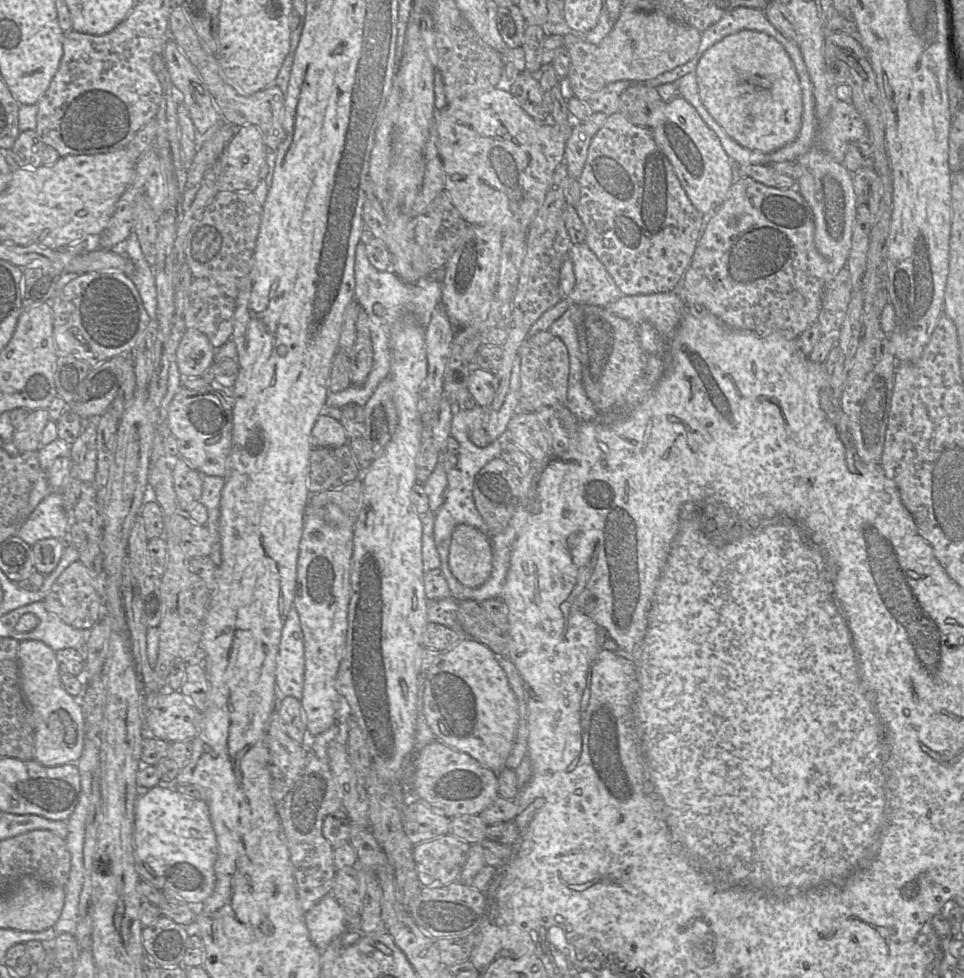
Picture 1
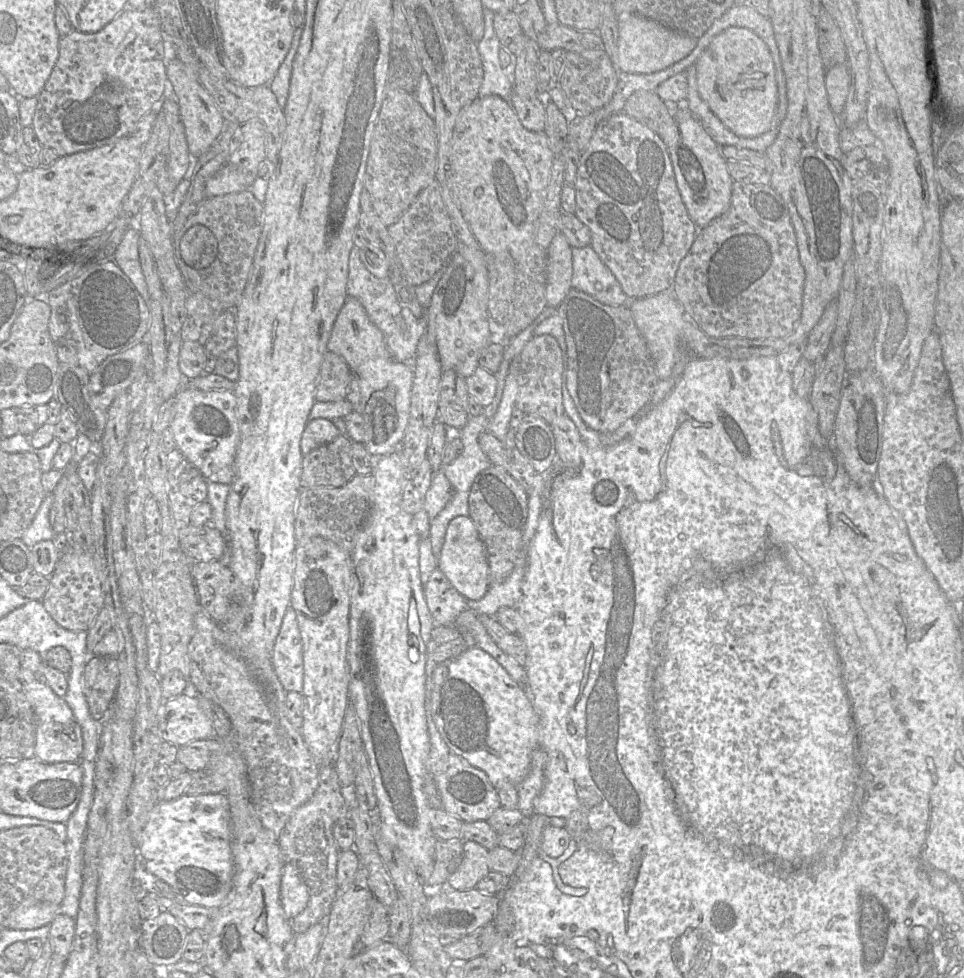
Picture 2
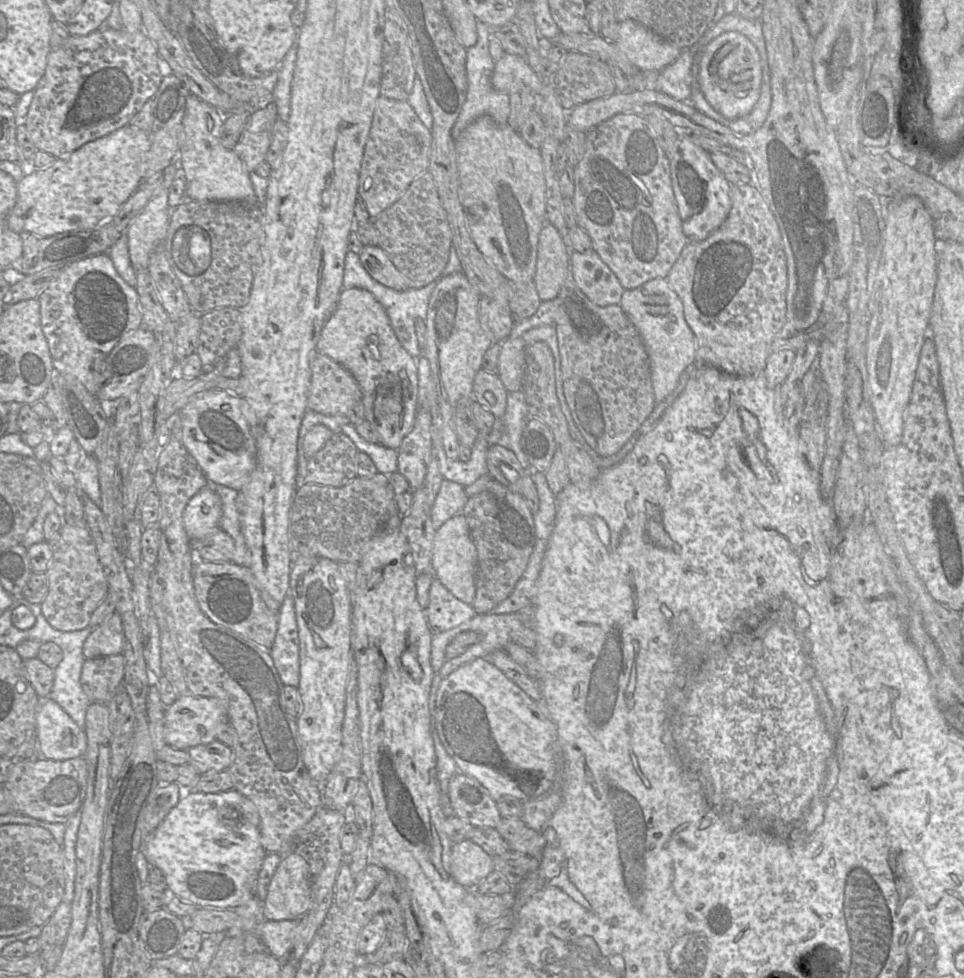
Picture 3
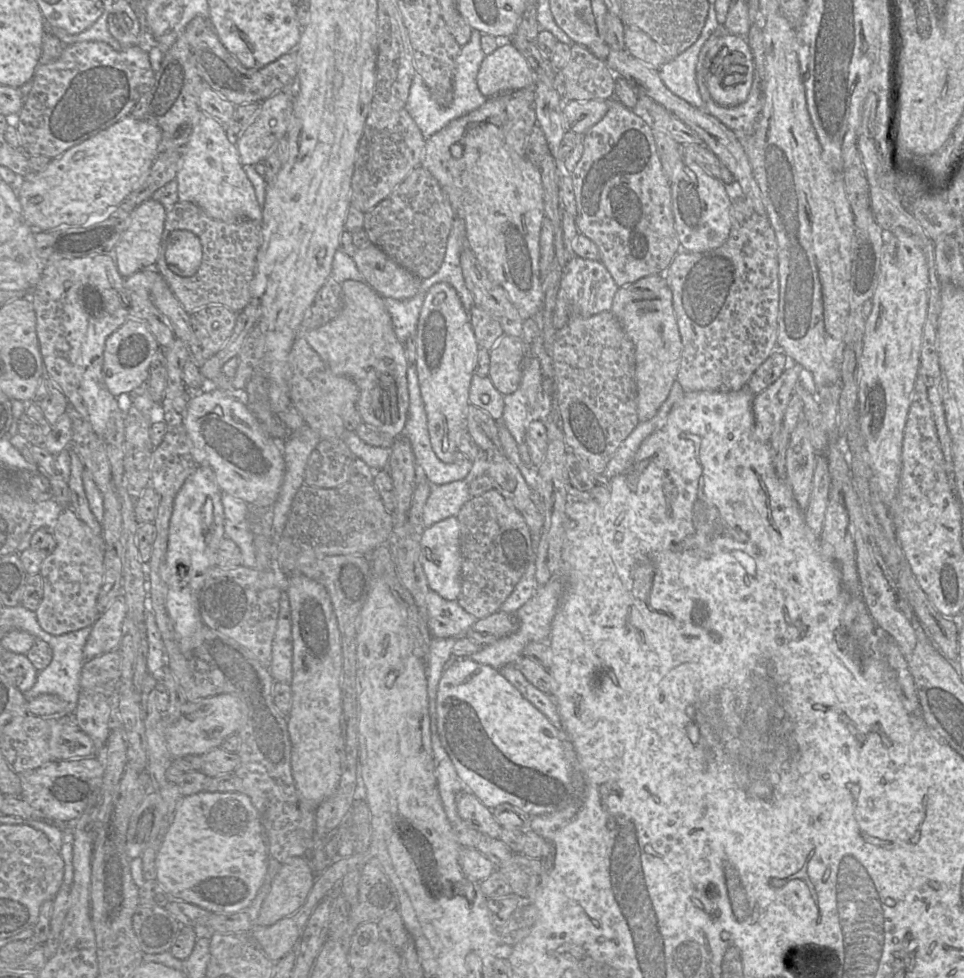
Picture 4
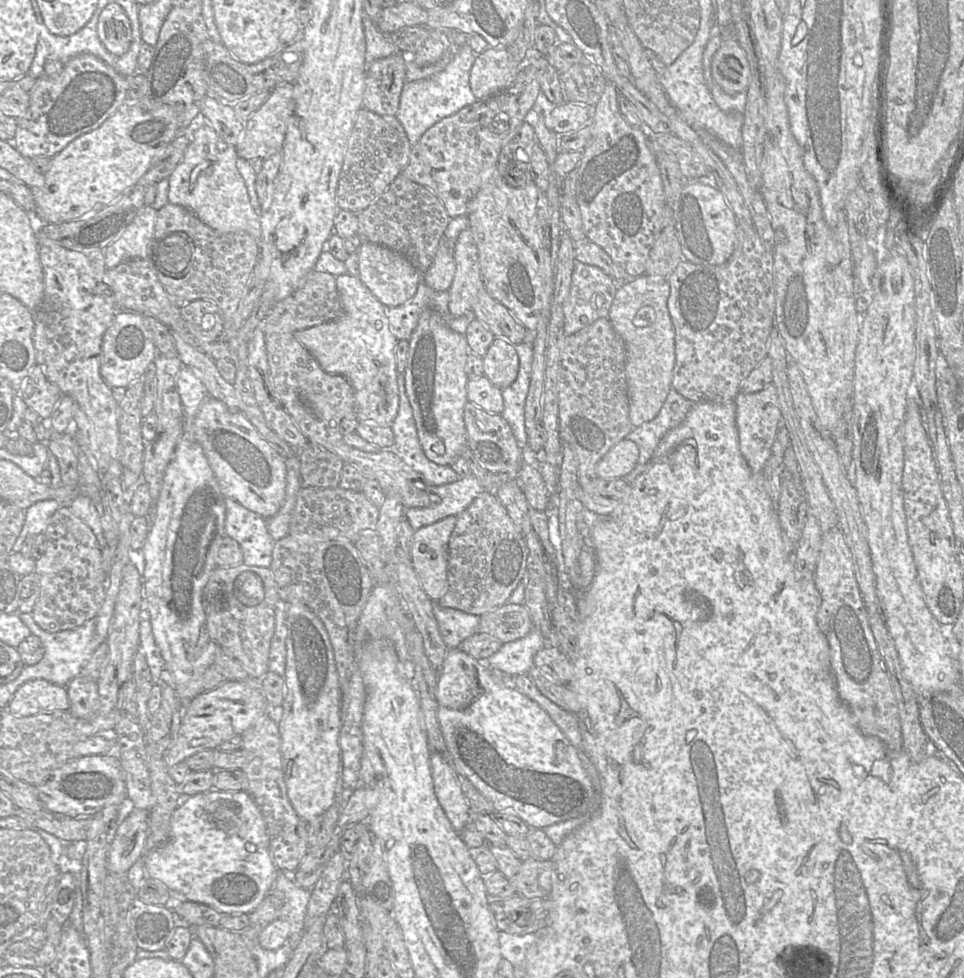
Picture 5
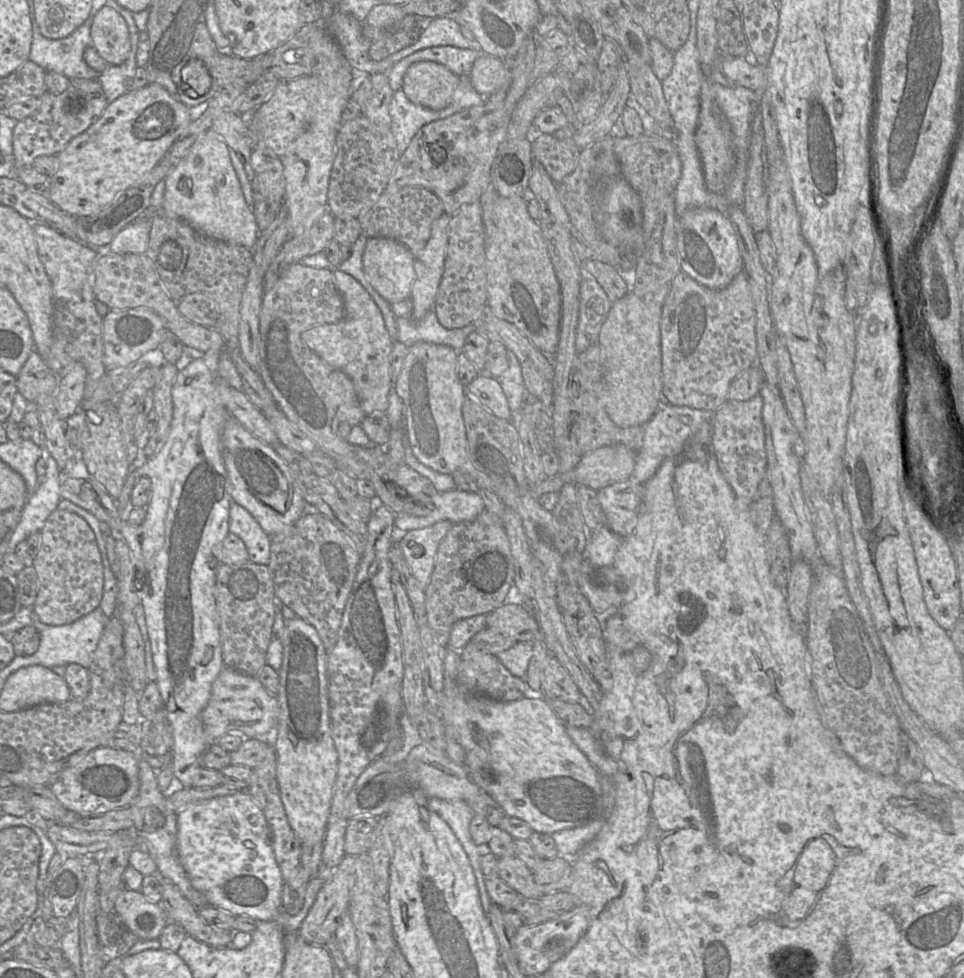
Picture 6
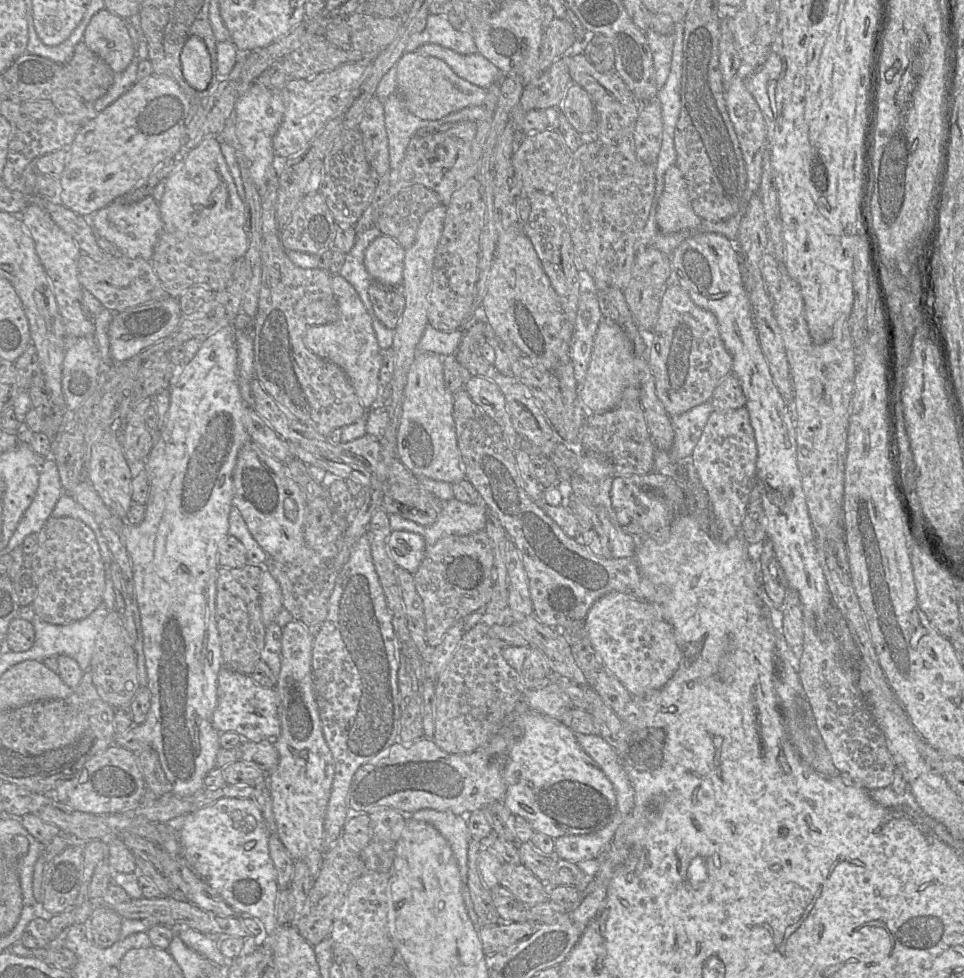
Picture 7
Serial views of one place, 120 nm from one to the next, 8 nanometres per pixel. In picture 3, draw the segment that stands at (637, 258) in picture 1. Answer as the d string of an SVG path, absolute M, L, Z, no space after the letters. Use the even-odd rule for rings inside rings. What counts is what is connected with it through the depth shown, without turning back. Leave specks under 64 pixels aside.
M617 114L589 130L586 135L585 152L574 167L575 191L572 200L577 225L590 236L593 249L624 289L640 287L652 279L666 279L689 242L683 232L668 156L646 118L636 114Z

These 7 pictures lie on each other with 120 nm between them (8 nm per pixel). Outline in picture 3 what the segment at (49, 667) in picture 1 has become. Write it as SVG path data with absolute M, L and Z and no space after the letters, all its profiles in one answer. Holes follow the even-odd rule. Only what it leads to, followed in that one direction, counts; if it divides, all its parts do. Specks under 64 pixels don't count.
M49 697L39 699L36 726L39 756L56 761L85 756L85 731Z

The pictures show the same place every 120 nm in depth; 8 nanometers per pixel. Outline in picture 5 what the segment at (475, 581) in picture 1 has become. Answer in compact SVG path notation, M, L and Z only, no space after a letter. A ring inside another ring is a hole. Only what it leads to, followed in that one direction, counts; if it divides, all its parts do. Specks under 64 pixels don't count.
M448 516L413 534L410 559L432 601L438 601L447 591L448 543L456 521L456 516Z

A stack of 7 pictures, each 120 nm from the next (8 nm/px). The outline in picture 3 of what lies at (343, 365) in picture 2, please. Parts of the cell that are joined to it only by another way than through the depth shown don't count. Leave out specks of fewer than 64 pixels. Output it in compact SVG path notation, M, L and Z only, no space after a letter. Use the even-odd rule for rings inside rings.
M318 350L311 354L310 368L307 410L327 416L346 417L351 407L362 399L362 391L355 378Z

